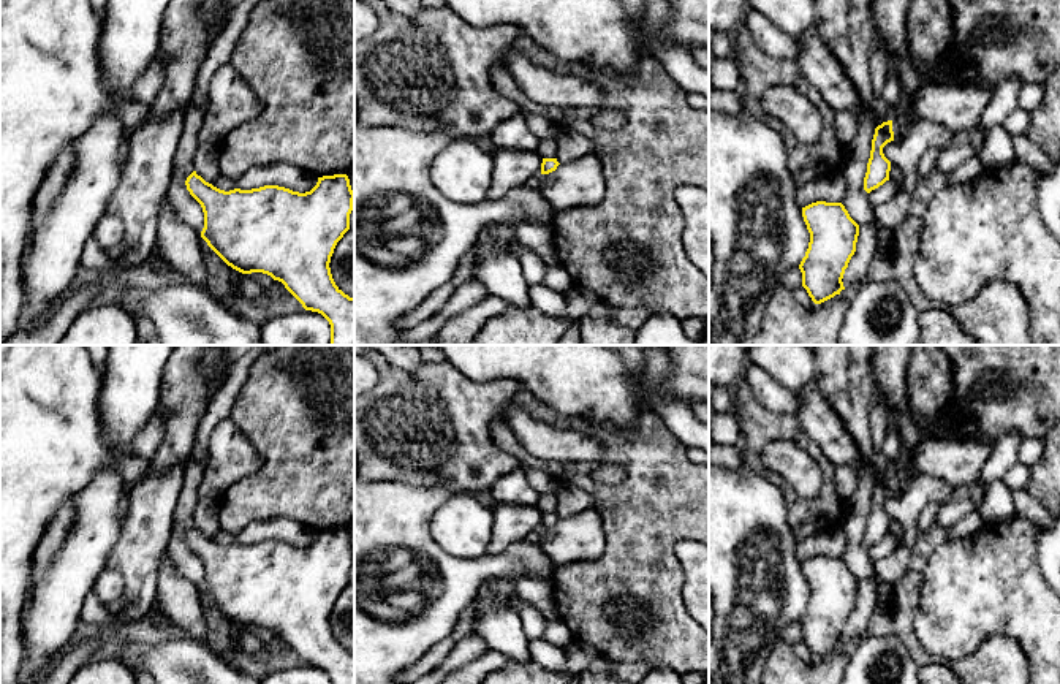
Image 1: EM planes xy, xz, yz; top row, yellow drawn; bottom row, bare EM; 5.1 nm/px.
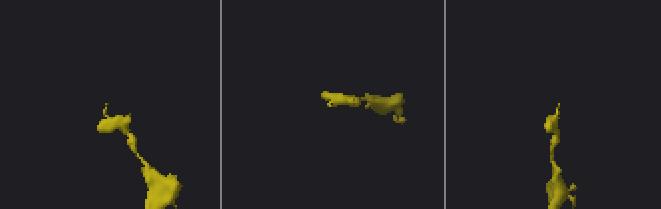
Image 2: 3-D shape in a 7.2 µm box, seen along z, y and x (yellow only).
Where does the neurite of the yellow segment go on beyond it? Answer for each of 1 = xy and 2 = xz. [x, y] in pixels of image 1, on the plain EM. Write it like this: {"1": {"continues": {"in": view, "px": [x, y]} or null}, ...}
{"1": {"continues": null}, "2": {"continues": null}}

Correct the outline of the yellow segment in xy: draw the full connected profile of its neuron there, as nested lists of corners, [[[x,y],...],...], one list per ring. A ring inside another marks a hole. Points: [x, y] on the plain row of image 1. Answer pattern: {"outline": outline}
{"outline": [[[196,526],[187,532],[185,540],[204,567],[201,592],[228,621],[242,629],[267,629],[282,636],[305,665],[321,668],[329,676],[331,684],[354,684],[354,652],[335,640],[329,622],[337,597],[350,584],[354,546],[346,529],[318,532],[316,540],[305,548],[278,540],[225,546],[206,537]]]}

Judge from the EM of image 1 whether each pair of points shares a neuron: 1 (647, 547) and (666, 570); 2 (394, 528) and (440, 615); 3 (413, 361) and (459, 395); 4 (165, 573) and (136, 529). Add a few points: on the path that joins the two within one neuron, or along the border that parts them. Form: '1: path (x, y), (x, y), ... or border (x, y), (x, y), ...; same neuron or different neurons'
1: path (649, 553), (660, 564); same neuron
2: path (420, 540), (450, 572), (450, 589); same neuron
3: border (386, 361), (407, 372), (413, 372), (423, 363); different neurons
4: border (166, 550), (158, 569), (155, 599); different neurons

